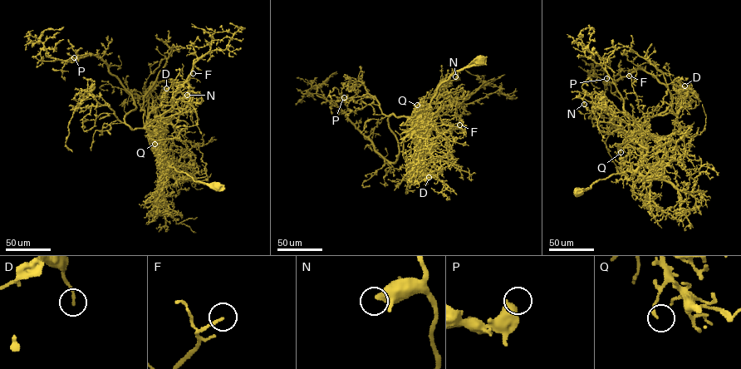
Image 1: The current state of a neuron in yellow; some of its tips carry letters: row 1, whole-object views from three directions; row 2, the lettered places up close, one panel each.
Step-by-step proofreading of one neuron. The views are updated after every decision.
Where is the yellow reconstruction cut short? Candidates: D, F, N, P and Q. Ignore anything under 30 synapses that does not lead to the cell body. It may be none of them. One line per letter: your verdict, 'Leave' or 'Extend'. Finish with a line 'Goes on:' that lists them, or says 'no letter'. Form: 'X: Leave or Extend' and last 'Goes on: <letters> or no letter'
D: Leave
F: Leave
N: Leave
P: Leave
Q: Leave
Goes on: no letter

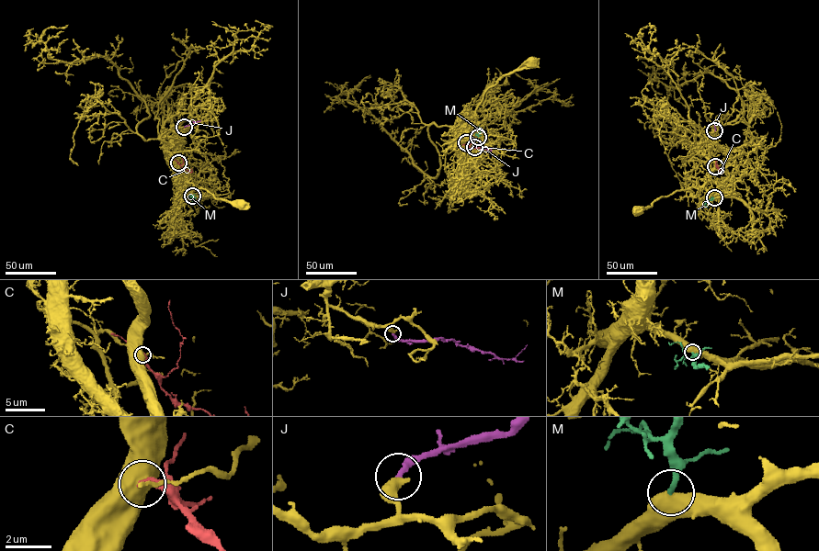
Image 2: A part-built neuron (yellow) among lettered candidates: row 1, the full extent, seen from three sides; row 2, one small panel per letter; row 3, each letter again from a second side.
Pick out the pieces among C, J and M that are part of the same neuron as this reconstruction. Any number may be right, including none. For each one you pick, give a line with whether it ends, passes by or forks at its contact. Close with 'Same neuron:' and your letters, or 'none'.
J: it ends
M: it ends
Same neuron: J, M

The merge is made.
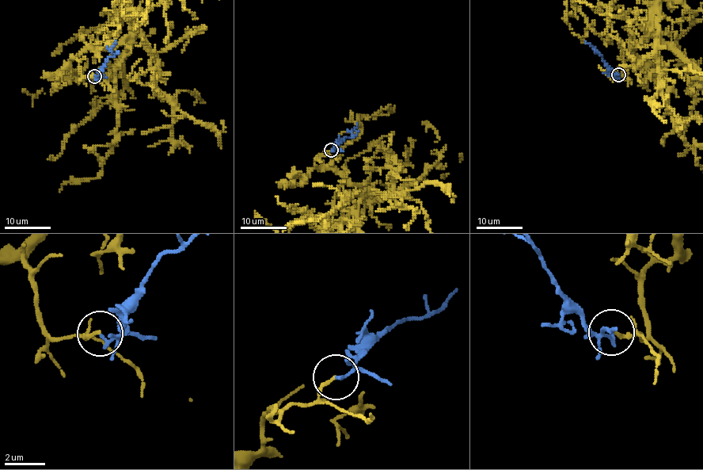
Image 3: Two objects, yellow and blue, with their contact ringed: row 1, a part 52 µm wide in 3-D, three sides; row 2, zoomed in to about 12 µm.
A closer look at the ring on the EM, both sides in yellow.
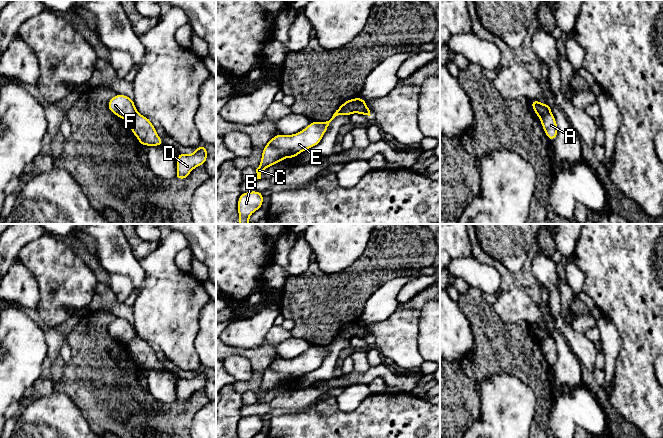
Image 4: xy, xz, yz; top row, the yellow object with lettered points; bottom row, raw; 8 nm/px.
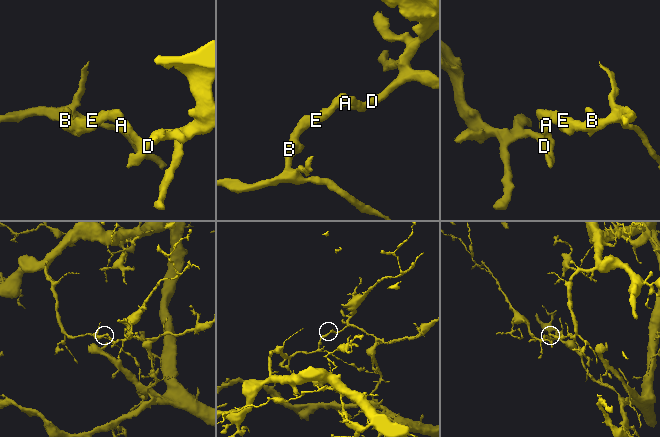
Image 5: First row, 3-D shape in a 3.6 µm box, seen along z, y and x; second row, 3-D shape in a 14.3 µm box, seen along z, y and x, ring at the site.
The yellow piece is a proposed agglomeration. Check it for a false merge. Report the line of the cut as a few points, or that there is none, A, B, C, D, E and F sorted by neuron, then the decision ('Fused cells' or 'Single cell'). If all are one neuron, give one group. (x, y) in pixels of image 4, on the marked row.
Split along xz (362, 99), (353, 112). Groups: A D / B C E F. Fused cells

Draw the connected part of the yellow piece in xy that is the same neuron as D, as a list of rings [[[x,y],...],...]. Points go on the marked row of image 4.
[[[203,145],[199,146],[190,155],[179,153],[177,156],[177,172],[175,178],[186,180],[194,168],[204,165],[208,159],[207,148]]]

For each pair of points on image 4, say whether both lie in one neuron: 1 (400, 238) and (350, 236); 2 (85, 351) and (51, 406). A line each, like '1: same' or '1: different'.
1: different
2: different

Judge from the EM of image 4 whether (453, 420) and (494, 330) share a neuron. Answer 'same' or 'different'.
same

